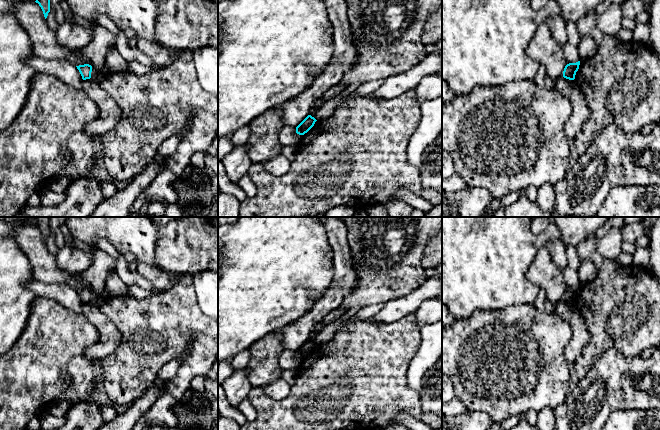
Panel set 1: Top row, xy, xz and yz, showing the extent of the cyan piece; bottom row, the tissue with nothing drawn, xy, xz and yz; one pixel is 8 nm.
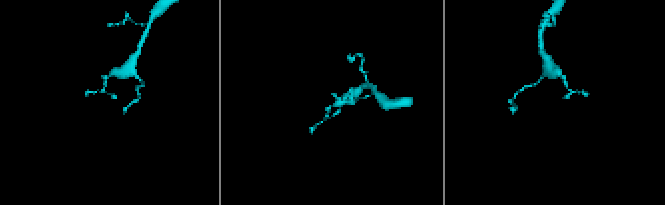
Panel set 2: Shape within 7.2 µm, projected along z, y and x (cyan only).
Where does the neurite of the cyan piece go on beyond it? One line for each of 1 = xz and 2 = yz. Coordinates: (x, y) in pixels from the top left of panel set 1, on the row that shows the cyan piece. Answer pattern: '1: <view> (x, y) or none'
1: none
2: none

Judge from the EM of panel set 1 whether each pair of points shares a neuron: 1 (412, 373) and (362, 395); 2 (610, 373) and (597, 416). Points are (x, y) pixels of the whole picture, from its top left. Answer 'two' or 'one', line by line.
1: two
2: one

